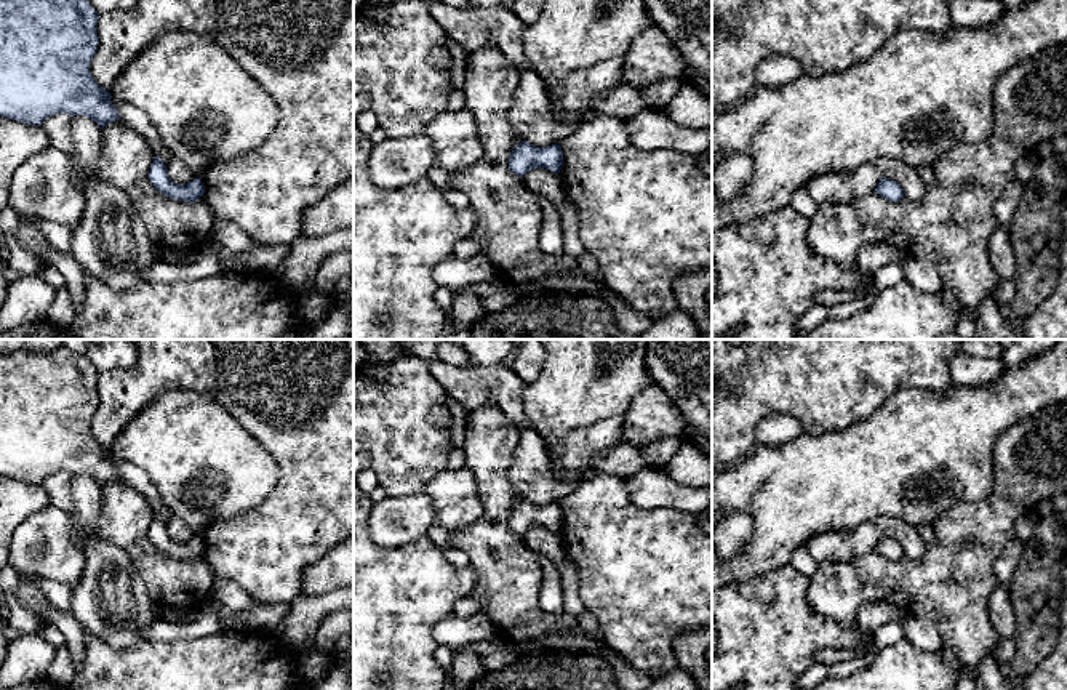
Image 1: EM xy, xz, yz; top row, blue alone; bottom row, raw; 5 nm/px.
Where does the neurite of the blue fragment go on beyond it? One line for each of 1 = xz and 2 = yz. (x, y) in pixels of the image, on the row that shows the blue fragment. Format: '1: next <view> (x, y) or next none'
1: next none
2: next none

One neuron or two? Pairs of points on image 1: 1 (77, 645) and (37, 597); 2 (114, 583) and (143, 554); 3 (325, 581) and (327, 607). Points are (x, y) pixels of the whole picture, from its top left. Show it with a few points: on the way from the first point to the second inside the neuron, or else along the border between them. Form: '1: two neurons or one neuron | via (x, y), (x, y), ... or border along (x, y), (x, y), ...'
1: one neuron | via (72, 633), (48, 610)
2: two neurons | border along (103, 540), (117, 545), (128, 556), (149, 597)
3: two neurons | border along (336, 588), (319, 594), (303, 594)

